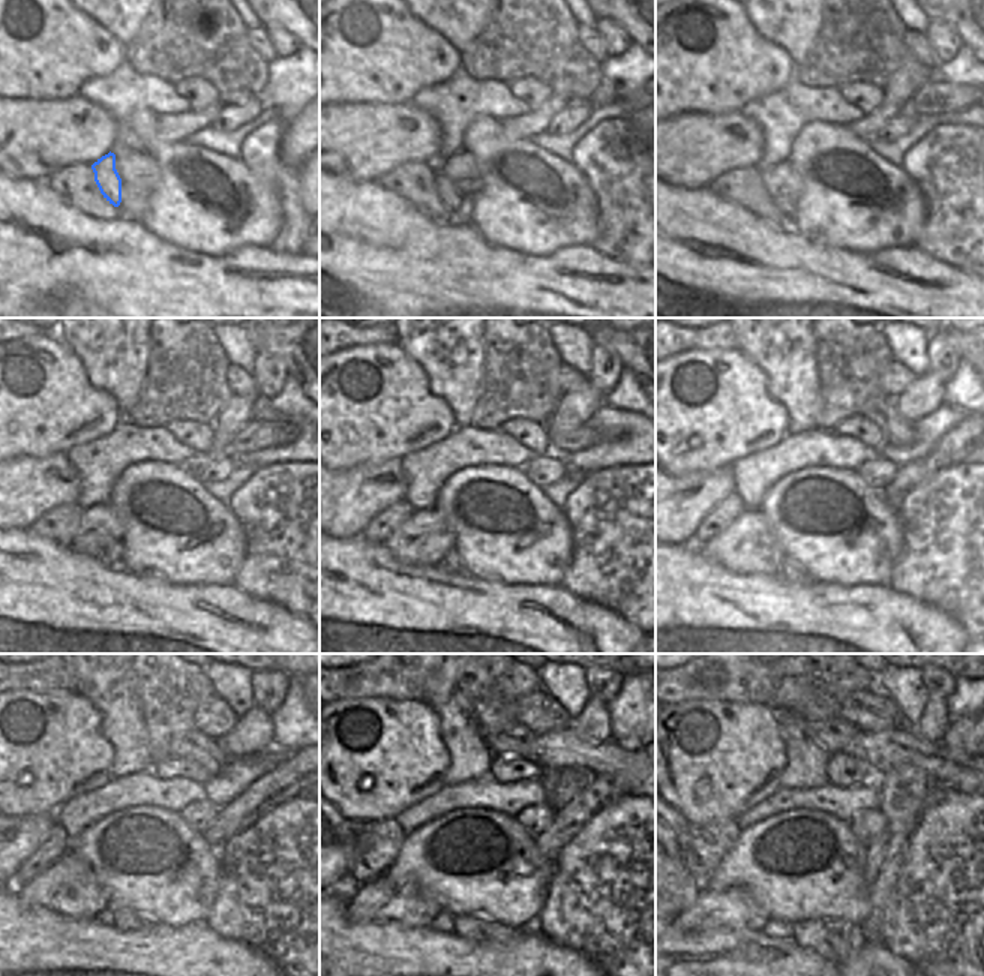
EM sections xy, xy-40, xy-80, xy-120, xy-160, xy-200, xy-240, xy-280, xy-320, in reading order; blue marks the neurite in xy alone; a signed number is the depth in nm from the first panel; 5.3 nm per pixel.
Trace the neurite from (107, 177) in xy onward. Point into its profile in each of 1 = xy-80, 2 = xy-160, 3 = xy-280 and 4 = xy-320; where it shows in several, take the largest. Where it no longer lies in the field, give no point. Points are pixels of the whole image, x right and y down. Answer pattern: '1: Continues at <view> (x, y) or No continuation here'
1: Continues at xy-80 (788, 207)
2: Continues at xy-160 (452, 562)
3: Continues at xy-280 (468, 927)
4: Continues at xy-320 (836, 940)

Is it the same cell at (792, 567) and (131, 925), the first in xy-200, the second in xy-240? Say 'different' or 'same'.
same

